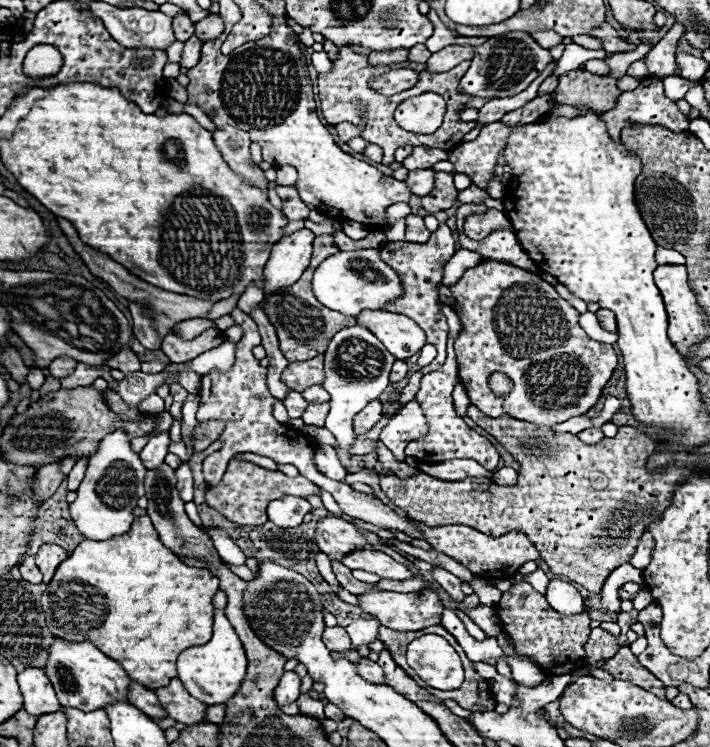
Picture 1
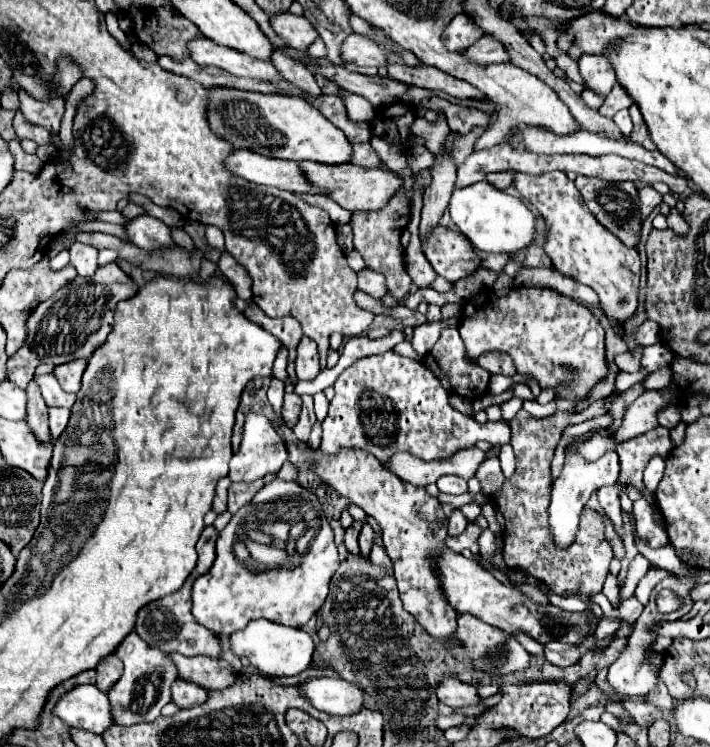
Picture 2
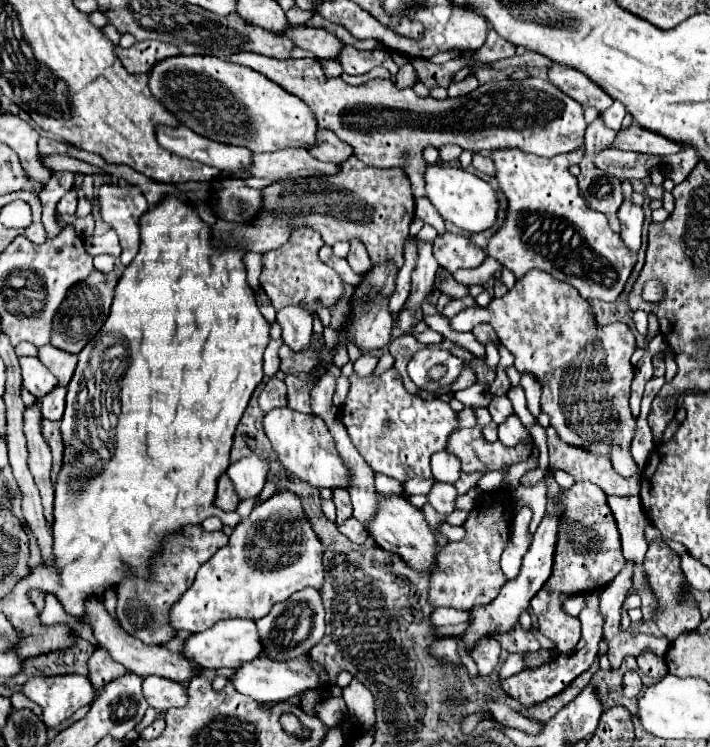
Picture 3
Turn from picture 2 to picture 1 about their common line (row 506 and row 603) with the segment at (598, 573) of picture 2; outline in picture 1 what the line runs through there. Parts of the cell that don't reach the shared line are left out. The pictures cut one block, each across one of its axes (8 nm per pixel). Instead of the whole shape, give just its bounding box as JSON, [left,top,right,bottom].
[496,582,590,674]

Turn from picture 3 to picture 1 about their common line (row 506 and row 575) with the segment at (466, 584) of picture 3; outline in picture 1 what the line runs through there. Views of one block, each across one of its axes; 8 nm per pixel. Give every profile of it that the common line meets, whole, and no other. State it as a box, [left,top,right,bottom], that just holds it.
[414,522,540,578]

